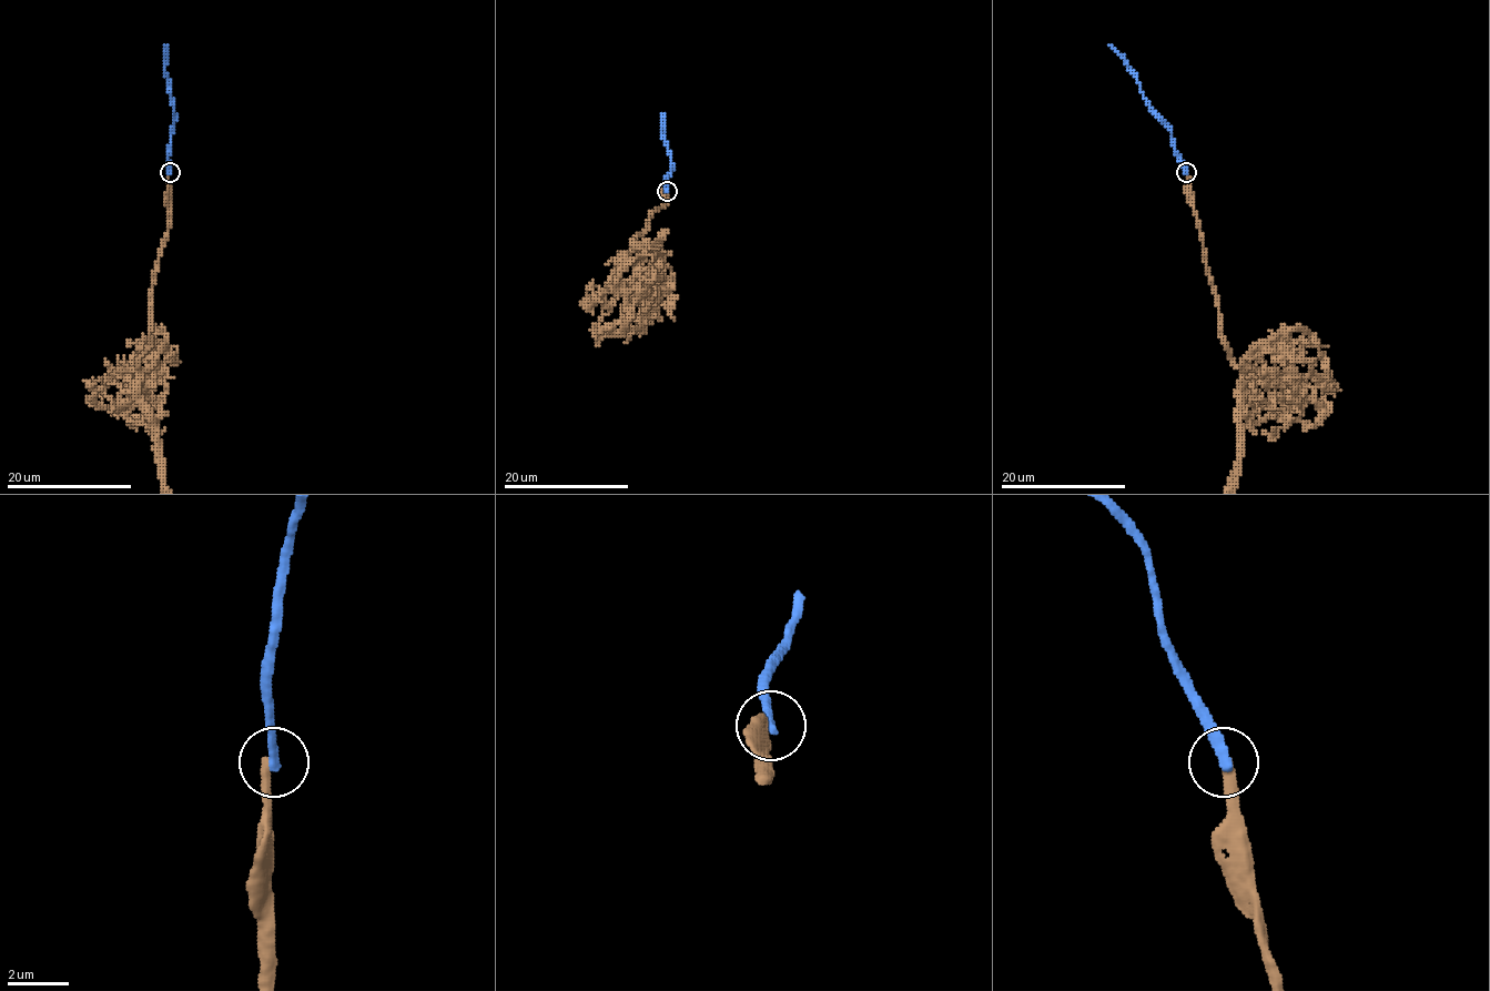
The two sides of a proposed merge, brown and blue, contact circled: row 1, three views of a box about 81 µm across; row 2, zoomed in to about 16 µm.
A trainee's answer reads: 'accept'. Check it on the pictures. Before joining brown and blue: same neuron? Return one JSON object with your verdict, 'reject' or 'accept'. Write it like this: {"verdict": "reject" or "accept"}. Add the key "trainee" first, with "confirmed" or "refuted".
{"trainee": "refuted", "verdict": "reject"}

